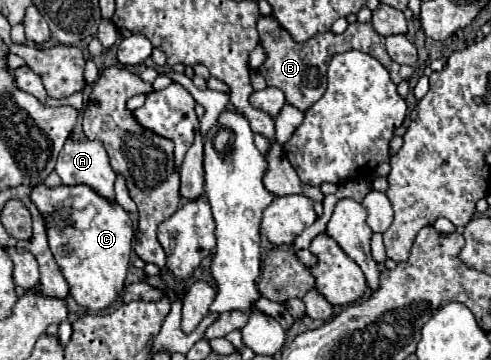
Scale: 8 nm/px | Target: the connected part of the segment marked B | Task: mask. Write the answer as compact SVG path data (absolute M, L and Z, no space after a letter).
M262 17L258 21L258 33L260 33L260 43L262 47L266 49L266 55L268 59L260 65L260 73L262 77L266 79L266 83L270 87L278 87L284 91L286 95L286 103L288 105L294 105L296 109L300 111L308 111L326 91L326 69L328 69L328 63L334 55L338 53L346 53L346 51L362 51L370 57L374 57L376 61L382 63L382 67L390 73L390 79L398 85L400 81L404 79L410 79L414 69L408 67L408 65L398 65L394 61L390 61L386 49L384 49L384 37L376 33L376 29L370 25L370 23L352 23L348 25L348 29L342 33L342 35L336 35L332 31L328 33L320 33L320 35L314 35L312 39L308 41L302 41L302 43L296 43L288 31L284 31L278 21L274 17Z

